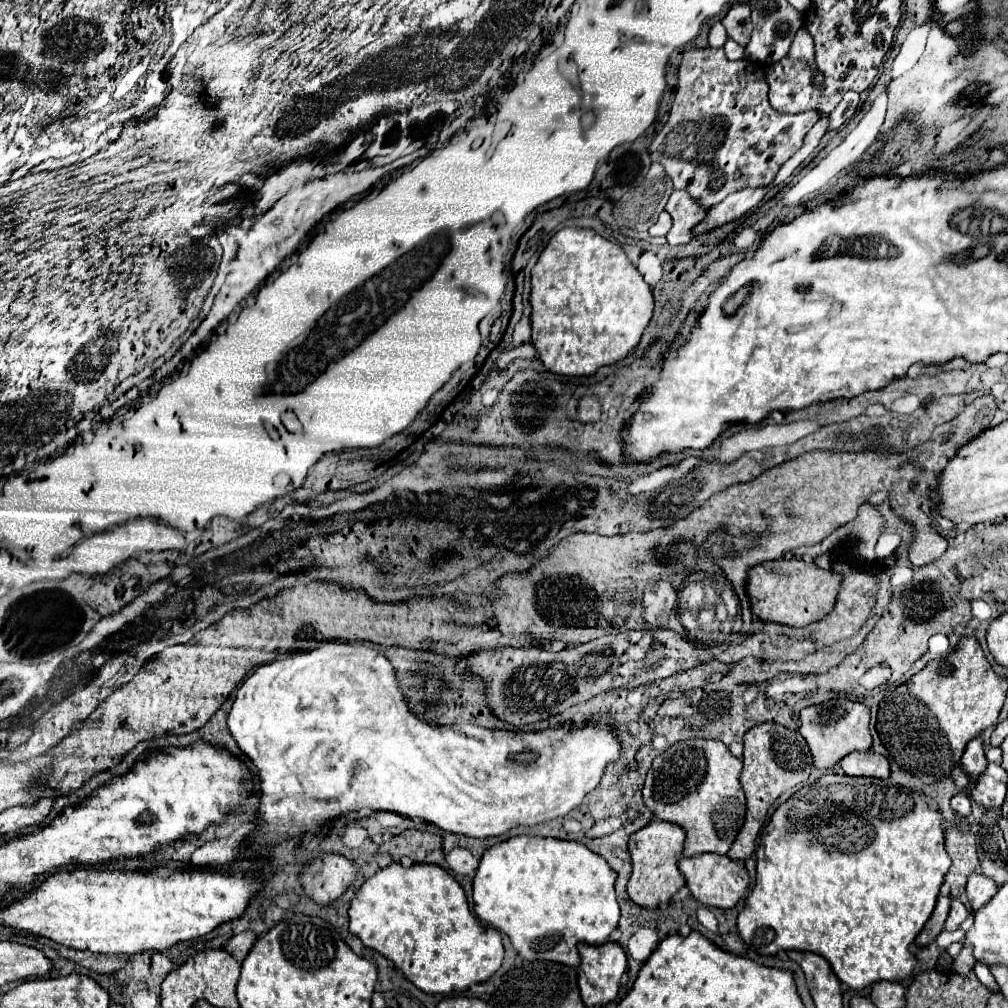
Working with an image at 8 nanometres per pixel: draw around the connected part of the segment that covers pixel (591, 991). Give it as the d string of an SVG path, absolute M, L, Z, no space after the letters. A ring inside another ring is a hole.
M618 943L602 945L578 945L582 963L578 975L578 987L582 1001L590 1005L606 1005L616 999L620 989L620 977L628 967L628 955Z

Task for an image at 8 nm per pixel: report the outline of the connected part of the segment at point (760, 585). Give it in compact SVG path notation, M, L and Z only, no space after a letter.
M778 559L756 565L748 575L748 595L752 599L752 613L764 621L786 623L792 627L806 627L826 617L836 603L844 575L834 569L822 569L816 563L802 559Z

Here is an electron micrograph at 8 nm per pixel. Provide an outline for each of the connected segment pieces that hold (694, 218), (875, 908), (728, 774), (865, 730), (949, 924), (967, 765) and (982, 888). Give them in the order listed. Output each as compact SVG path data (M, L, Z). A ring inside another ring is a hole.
M674 191L666 203L666 211L672 215L674 225L666 235L670 245L684 245L688 243L690 231L706 217L706 209L702 209L686 191Z
M826 773L822 775L814 785L806 785L802 787L796 795L792 795L786 803L782 803L770 823L764 827L766 833L762 833L760 837L760 845L756 851L758 857L758 875L756 875L756 885L752 889L752 893L746 899L746 907L740 911L738 915L738 931L742 941L762 953L762 955L776 955L780 949L784 951L812 951L822 955L830 967L834 969L834 973L838 975L838 979L848 985L850 989L862 991L870 985L874 985L876 981L888 979L888 981L904 981L908 977L912 977L918 961L914 957L914 953L910 951L910 945L914 943L914 939L918 937L918 933L924 929L926 921L932 915L932 909L936 905L938 899L938 891L940 885L944 881L944 875L950 867L950 857L944 849L944 829L942 829L942 813L940 811L932 811L928 807L928 803L910 789L900 789L896 785L890 785L886 779L874 779L874 777L848 777L848 775L840 775L840 773Z
M688 739L658 755L646 775L644 805L656 819L676 823L686 831L684 857L700 853L726 855L746 815L746 795L740 785L742 761L722 741Z
M832 699L820 705L812 705L800 711L800 735L806 739L810 753L814 757L814 765L818 769L830 769L842 757L852 751L870 751L872 735L870 735L870 709L864 703L854 703L850 699Z
M952 899L952 909L950 909L950 915L946 919L946 931L956 931L966 917L968 917L968 909L962 905L962 901Z
M976 737L976 739L972 739L972 743L968 743L968 747L962 755L962 771L968 775L968 779L972 783L986 769L986 765L988 765L988 761L984 757L982 741L980 741L980 737Z
M972 873L968 877L968 883L966 883L966 895L968 895L968 901L970 901L970 907L974 911L978 911L982 905L986 905L994 895L996 895L998 887L996 883L992 883L988 877L984 877L982 873Z

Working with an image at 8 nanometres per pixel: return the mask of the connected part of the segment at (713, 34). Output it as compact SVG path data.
M714 23L712 29L710 29L710 47L724 47L728 35L722 27L722 23Z

